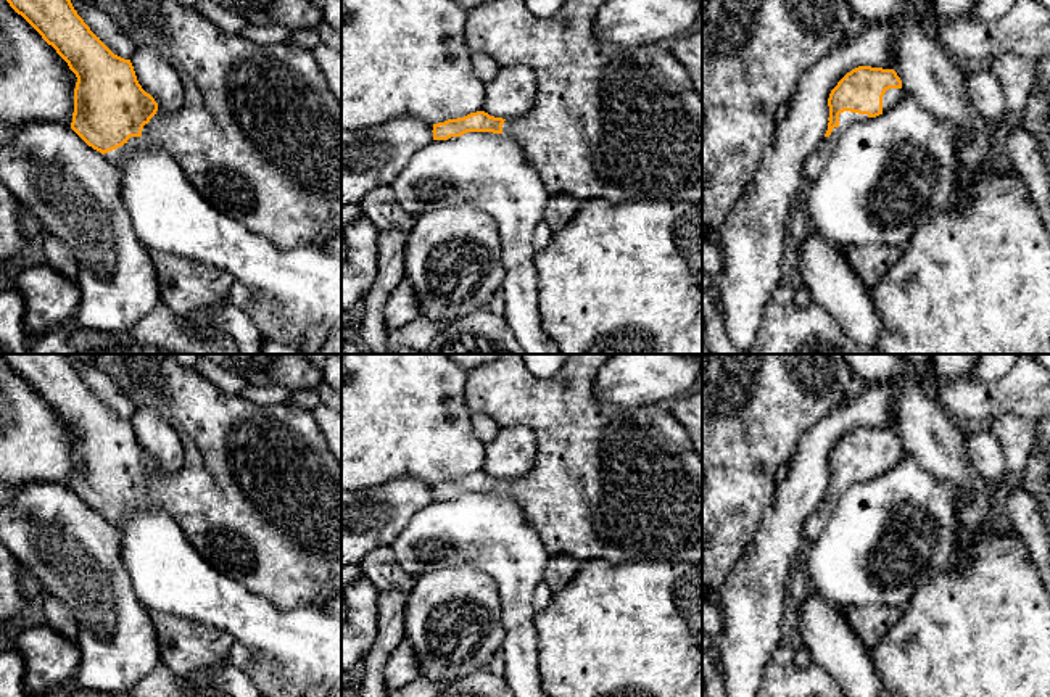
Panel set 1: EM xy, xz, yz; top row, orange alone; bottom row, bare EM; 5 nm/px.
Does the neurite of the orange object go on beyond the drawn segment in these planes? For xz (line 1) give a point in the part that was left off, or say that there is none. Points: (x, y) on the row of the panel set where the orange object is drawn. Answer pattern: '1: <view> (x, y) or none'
1: xz (624, 124)

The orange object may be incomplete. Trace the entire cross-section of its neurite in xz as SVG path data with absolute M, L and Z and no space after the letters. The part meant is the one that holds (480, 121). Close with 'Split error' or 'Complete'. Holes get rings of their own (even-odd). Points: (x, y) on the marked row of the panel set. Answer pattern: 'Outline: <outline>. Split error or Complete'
Outline: M491 0L467 10L465 43L469 50L490 55L501 68L528 66L536 76L536 97L523 116L502 119L477 111L433 124L433 140L448 140L467 132L504 134L519 143L549 195L568 193L580 201L702 203L702 98L688 71L670 50L657 43L610 45L597 39L594 18L607 2L567 0L562 10L551 18L535 16L525 0Z. Split error

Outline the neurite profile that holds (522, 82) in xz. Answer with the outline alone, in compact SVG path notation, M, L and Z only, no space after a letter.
M525 64L501 68L486 82L483 111L494 118L509 119L530 111L536 97L536 76Z

